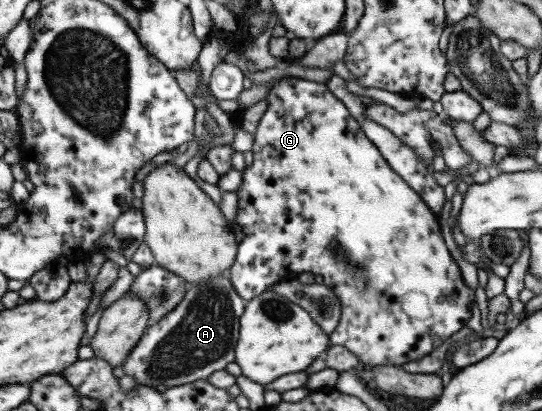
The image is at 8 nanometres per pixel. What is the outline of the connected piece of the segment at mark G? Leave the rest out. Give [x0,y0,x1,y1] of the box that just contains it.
[228,77,475,367]

